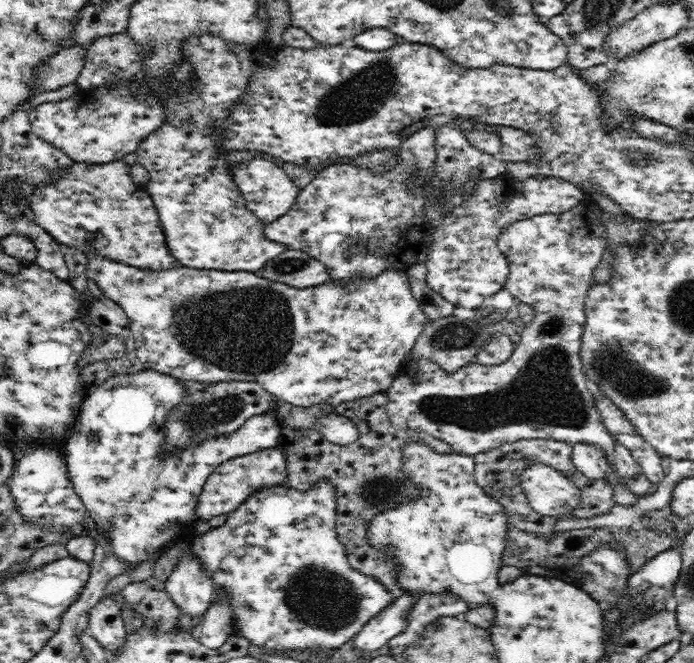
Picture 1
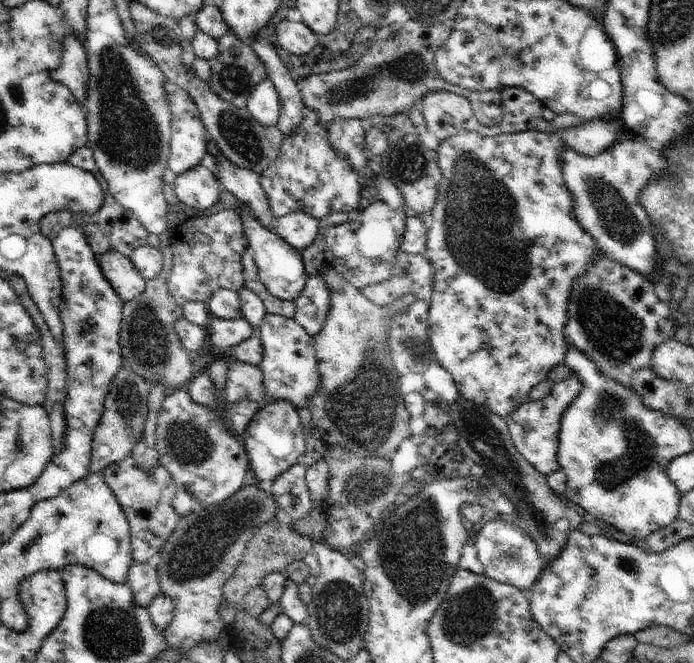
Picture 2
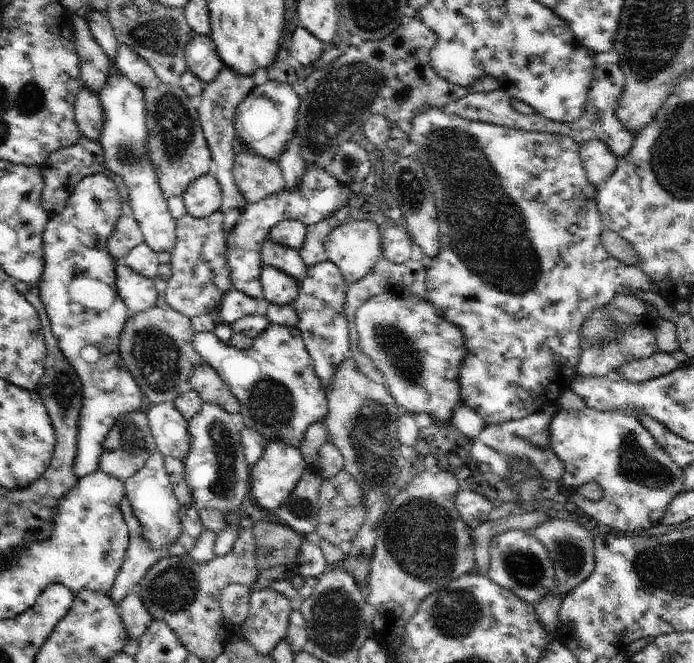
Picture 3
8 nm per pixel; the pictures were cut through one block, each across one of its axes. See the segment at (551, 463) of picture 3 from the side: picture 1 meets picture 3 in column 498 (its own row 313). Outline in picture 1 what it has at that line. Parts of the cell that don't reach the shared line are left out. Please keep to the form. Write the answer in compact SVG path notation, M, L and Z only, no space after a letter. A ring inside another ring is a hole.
M425 263L413 264L407 270L410 290L421 304L429 320L438 320L454 314L454 304L448 302L441 294L434 292L426 282L427 266Z

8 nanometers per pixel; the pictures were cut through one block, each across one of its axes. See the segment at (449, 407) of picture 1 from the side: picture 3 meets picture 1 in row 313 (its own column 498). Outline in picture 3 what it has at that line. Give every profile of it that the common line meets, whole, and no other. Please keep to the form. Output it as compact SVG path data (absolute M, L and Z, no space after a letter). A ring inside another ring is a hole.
M512 529L492 538L489 546L490 564L486 576L528 604L540 602L548 592L554 590L554 563L548 556L544 544L529 532Z

